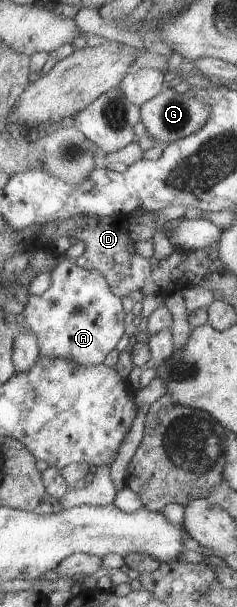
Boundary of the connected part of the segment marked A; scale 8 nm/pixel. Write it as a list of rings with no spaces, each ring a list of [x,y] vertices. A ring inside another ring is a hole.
[[[63,258],[50,273],[50,288],[41,296],[32,296],[28,300],[27,308],[18,315],[21,330],[31,331],[38,338],[44,357],[63,359],[77,366],[99,366],[125,336],[127,312],[124,312],[122,300],[112,291],[107,279],[98,270],[82,269],[74,261]]]

